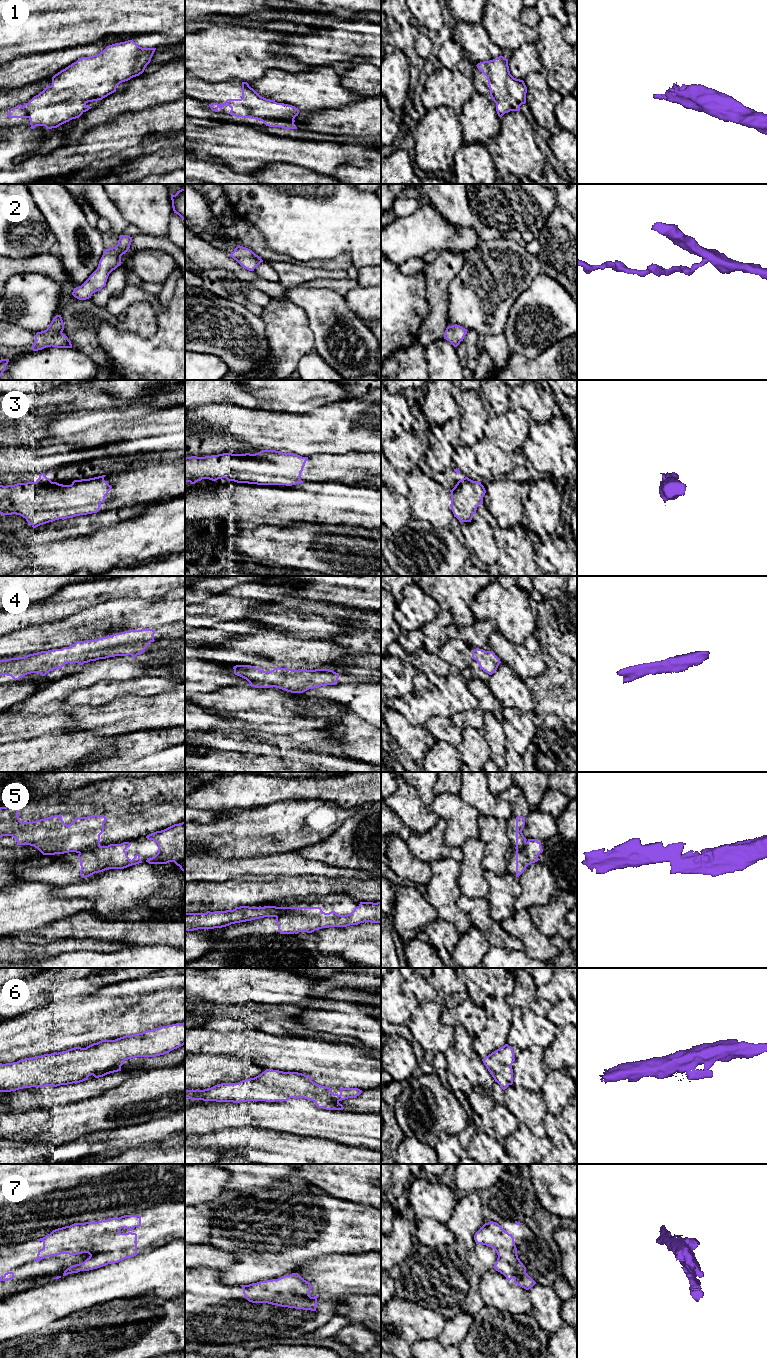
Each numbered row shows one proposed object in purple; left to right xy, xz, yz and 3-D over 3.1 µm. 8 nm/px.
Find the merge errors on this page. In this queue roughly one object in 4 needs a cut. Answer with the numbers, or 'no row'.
5

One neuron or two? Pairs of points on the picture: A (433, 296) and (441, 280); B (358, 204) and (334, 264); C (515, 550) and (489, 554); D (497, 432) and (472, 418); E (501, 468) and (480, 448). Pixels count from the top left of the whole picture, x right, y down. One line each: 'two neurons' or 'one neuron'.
A: one neuron
B: two neurons
C: two neurons
D: two neurons
E: one neuron

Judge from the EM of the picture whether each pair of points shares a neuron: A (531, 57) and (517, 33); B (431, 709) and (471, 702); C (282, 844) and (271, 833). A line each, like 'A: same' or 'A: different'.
A: different
B: same
C: same

